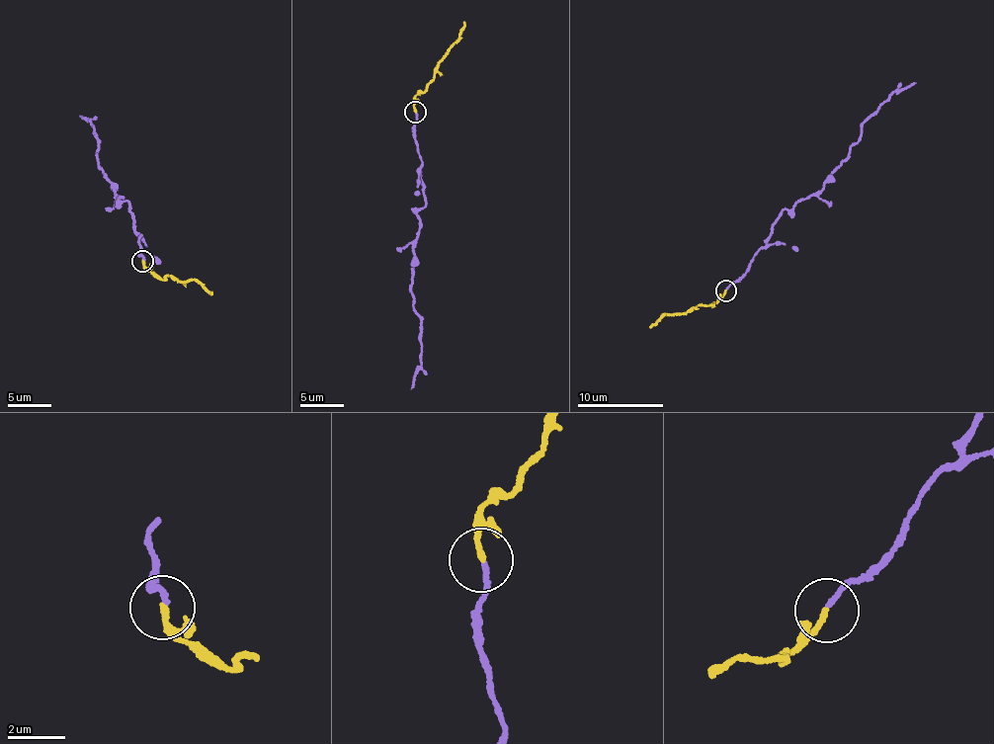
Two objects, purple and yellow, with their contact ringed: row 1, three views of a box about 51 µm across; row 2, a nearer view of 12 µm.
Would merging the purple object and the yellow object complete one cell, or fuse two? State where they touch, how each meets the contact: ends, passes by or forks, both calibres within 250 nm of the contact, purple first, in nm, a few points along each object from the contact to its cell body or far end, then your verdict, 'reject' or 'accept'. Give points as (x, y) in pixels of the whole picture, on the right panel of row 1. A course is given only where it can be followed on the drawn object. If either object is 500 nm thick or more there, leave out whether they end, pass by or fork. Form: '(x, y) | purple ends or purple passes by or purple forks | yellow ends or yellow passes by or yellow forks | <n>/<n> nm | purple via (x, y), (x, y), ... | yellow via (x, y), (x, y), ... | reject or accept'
(725, 290) | purple ends | yellow ends | 180/180 nm | purple via (725, 289), (766, 245), (781, 211), (823, 188), (859, 141), (864, 119), (916, 83) | yellow via (725, 289), (725, 295), (712, 304), (700, 304), (683, 313), (666, 313), (650, 327) | reject

